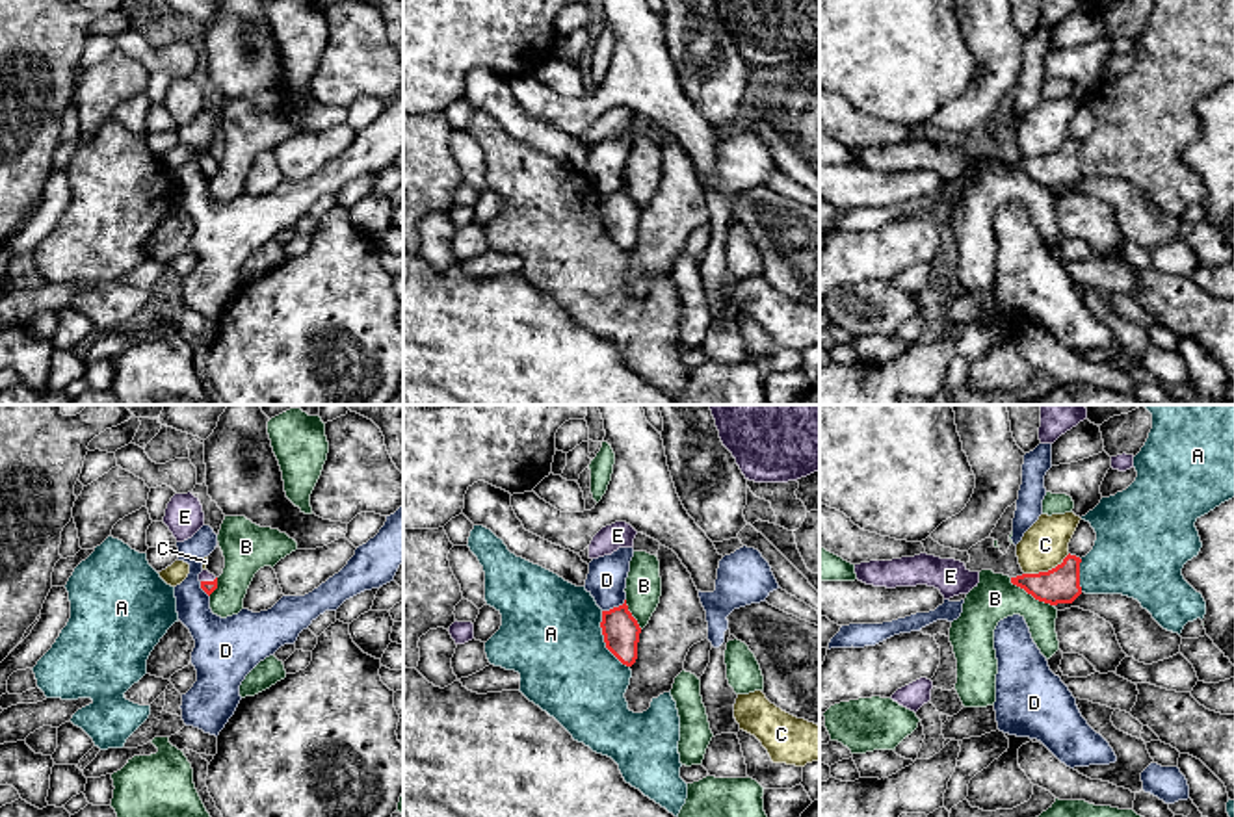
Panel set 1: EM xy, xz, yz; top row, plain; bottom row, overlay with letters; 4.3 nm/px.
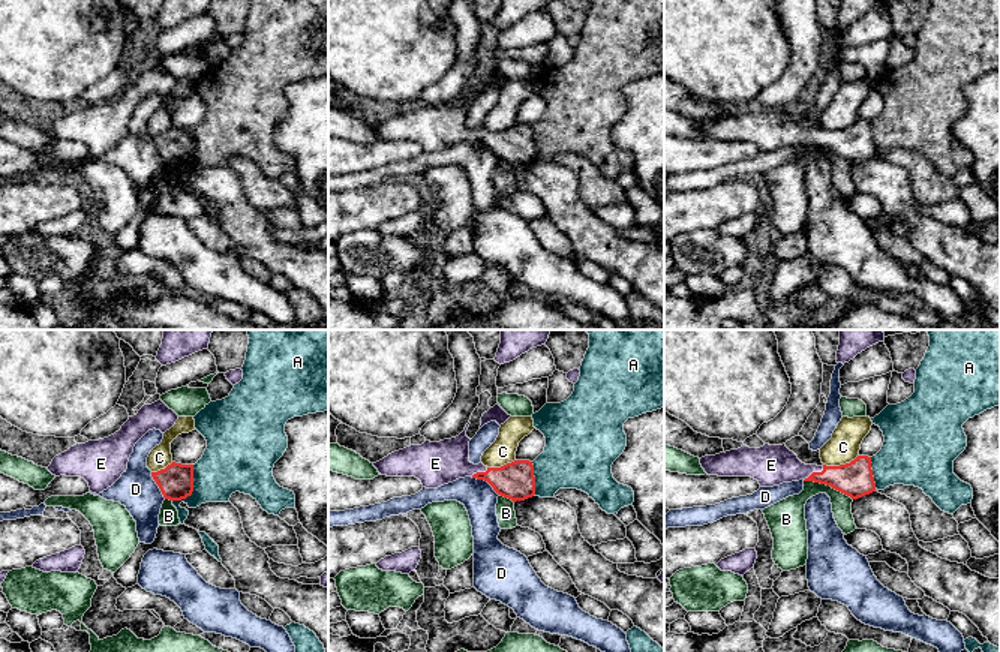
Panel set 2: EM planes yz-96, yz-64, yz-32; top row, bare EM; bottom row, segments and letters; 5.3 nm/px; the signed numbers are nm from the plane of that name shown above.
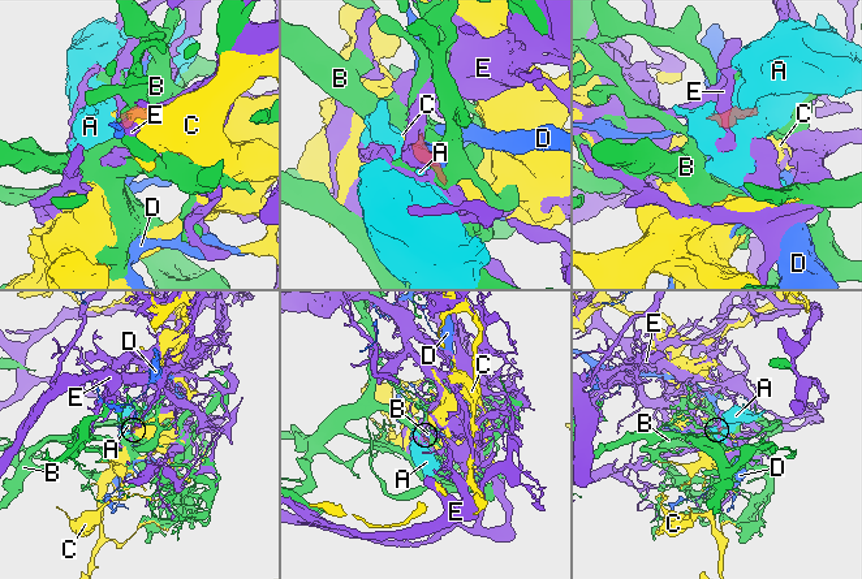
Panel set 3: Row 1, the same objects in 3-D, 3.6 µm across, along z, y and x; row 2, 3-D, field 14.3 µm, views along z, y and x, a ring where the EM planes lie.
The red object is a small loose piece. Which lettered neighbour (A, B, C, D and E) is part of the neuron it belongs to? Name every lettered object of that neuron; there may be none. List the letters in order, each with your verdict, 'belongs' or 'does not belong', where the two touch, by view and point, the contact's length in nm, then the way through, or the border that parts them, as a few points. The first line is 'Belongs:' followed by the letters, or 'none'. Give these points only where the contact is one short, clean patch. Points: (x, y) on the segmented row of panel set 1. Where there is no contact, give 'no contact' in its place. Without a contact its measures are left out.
Belongs: E
A: does not belong; contact xz (604, 641); length 280 nm
B: does not belong; contact yz (1030, 593); length 220 nm
C: does not belong; contact yz (1049, 570); length 220 nm
D: does not belong; contact xz (614, 608); length 120 nm; border xz (625, 598), (621, 604), (603, 611)
E: belongs; contact xy (209, 582); length 70 nm; way xy (209, 587), (209, 582), (205, 576)

